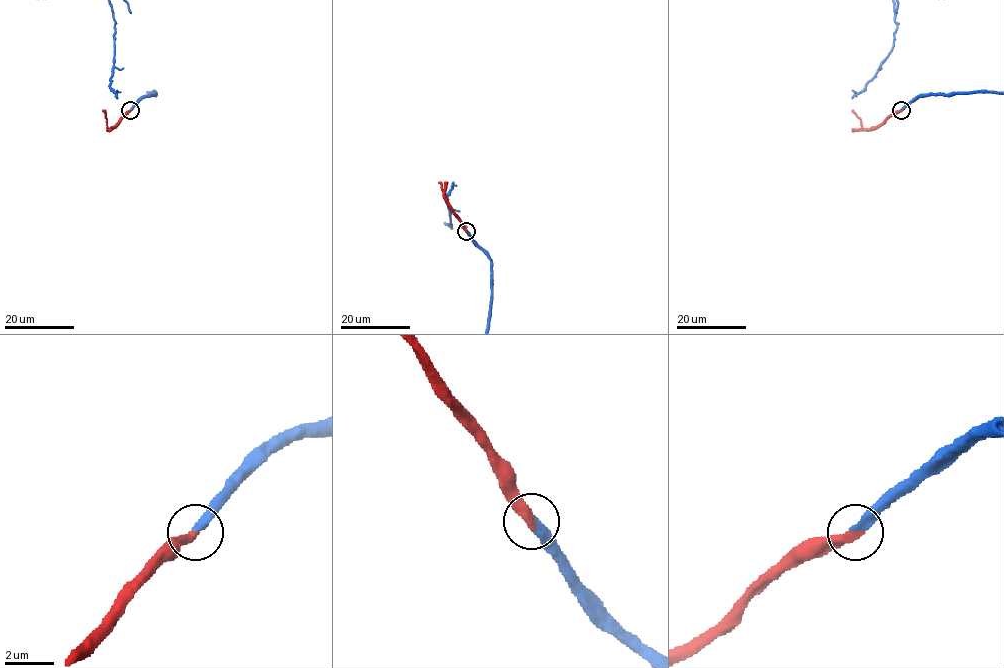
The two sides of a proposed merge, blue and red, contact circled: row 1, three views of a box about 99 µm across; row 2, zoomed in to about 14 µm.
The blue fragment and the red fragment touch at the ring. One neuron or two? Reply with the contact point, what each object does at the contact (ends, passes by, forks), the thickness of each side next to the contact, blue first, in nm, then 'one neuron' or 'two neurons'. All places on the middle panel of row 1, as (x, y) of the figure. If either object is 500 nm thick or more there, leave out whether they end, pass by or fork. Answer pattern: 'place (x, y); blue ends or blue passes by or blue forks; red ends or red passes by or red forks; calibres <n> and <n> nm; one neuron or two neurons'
place (466, 231); blue ends; red ends; calibres 400 and 400 nm; one neuron

